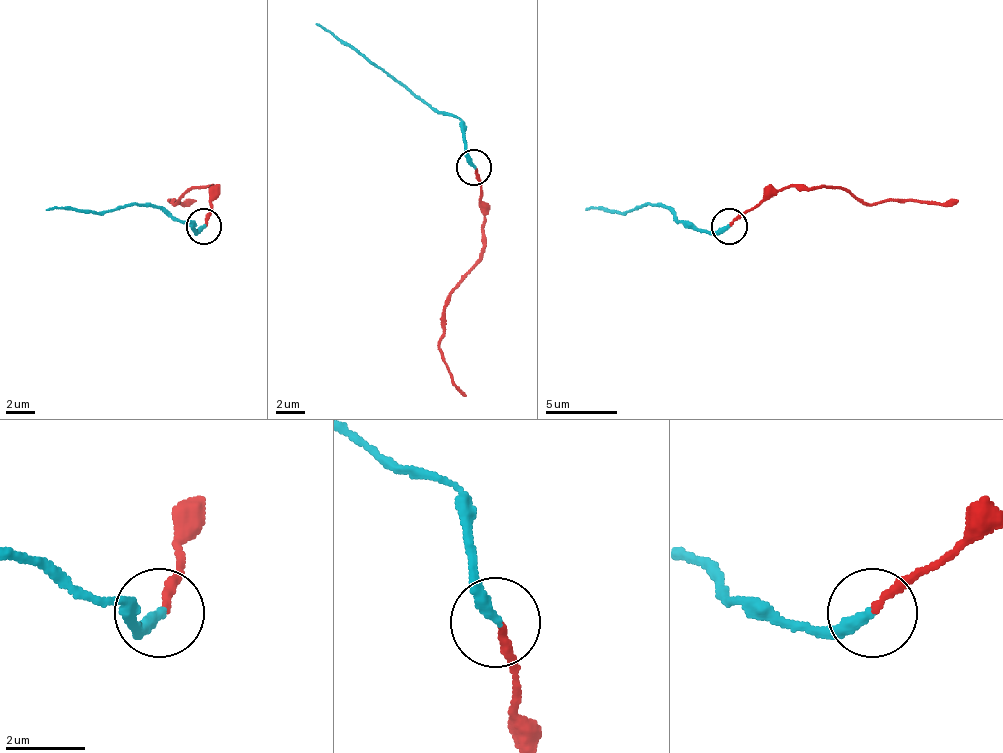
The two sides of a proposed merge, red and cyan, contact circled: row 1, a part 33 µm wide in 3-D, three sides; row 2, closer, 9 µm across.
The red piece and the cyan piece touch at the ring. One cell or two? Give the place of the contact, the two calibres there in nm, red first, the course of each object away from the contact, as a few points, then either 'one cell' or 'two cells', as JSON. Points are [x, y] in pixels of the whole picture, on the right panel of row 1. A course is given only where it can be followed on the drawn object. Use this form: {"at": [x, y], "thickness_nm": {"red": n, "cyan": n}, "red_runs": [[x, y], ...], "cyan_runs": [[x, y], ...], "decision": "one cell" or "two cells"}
{"at": [729, 226], "thickness_nm": {"red": 190, "cyan": 300}, "red_runs": [[728, 225], [789, 185], [840, 185], [865, 203], [904, 200], [940, 203], [958, 200]], "cyan_runs": [[728, 225], [714, 232], [685, 228], [664, 207], [649, 203], [631, 210], [585, 210]], "decision": "two cells"}

